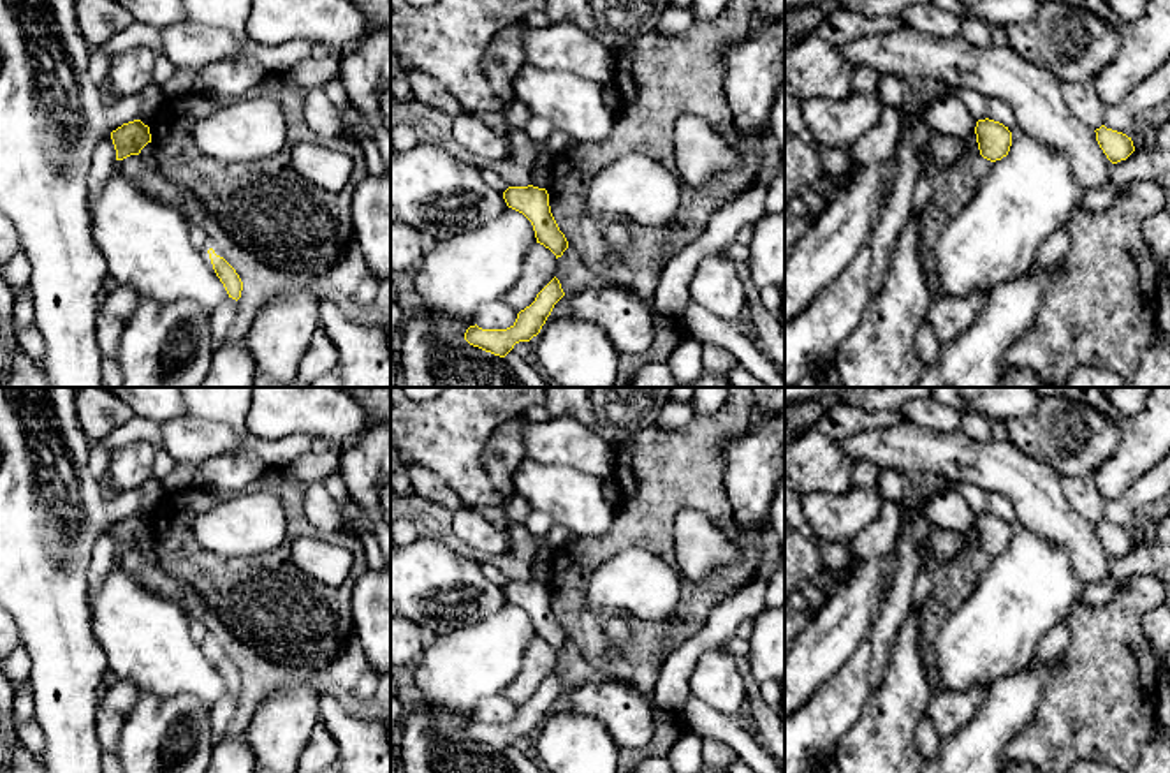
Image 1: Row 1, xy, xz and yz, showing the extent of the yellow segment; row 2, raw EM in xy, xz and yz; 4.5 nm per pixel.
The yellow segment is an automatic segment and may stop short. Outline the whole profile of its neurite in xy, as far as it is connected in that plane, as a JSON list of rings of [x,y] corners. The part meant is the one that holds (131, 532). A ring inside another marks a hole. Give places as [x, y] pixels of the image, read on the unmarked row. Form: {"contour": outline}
{"contour": [[[134,514],[113,525],[111,534],[116,544],[116,555],[123,555],[130,549],[139,549],[141,544],[151,537],[151,528],[148,519]]]}

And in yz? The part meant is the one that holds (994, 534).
{"contour": [[[978,514],[975,521],[980,549],[991,556],[1008,549],[1012,541],[1012,526],[999,516]]]}

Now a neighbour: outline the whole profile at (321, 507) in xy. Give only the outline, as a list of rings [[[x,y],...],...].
[[[306,482],[304,514],[322,532],[333,532],[345,526],[338,502],[320,482]]]

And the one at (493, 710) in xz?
[[[503,694],[484,699],[475,713],[482,724],[507,724],[514,720],[517,706],[514,706]]]

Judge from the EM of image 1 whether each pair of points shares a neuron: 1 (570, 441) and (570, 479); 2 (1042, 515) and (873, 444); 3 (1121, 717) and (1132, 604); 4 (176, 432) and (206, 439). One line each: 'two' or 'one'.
1: two
2: one
3: one
4: one

